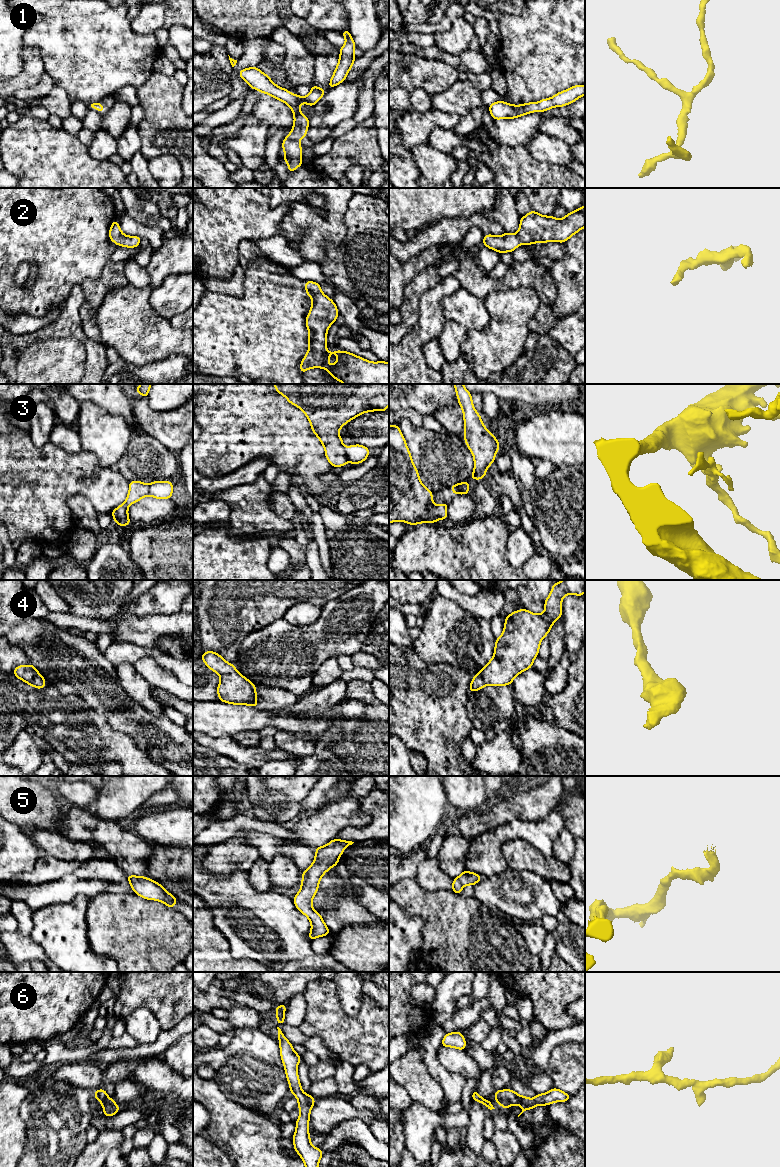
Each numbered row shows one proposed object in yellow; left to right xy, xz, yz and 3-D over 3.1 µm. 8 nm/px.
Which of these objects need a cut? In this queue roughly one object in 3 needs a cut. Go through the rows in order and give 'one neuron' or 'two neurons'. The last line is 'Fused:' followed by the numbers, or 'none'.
1: one neuron
2: one neuron
3: two neurons
4: one neuron
5: one neuron
6: one neuron
Fused: 3

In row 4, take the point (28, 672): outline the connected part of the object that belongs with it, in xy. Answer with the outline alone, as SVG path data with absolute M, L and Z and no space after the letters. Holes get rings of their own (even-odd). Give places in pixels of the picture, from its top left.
M20 665L13 670L13 674L18 678L23 680L25 683L42 689L46 686L46 681L43 676L36 670L32 665Z

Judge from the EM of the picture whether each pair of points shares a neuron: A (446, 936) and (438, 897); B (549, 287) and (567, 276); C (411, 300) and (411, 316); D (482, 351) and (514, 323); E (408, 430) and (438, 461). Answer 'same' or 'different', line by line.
A: same
B: different
C: same
D: same
E: same

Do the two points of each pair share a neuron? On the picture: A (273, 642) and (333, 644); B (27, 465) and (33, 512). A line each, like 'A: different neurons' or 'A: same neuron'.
A: same neuron
B: same neuron

